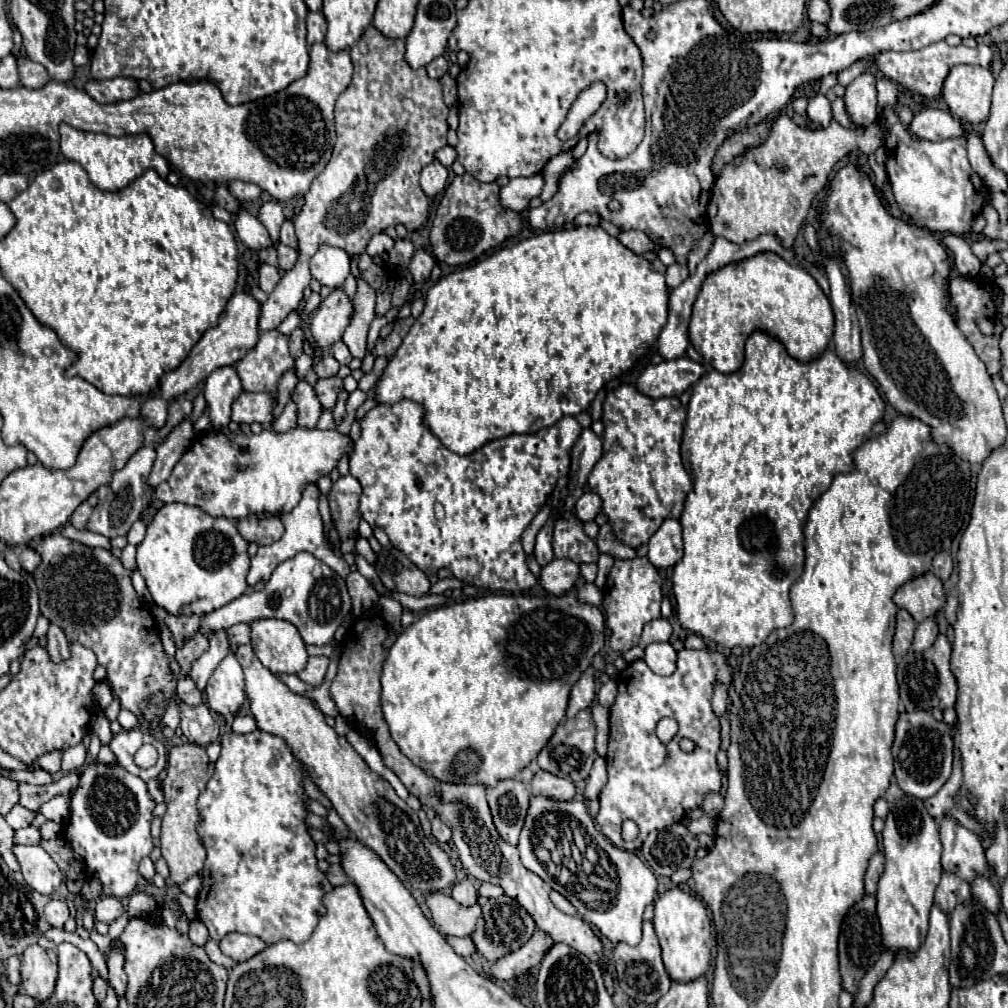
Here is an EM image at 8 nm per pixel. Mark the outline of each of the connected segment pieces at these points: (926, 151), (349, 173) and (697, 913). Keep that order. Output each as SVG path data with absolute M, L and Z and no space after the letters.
M893 107L881 111L879 123L887 129L883 139L887 153L885 167L899 209L913 223L927 227L933 233L967 235L971 231L971 221L989 201L989 189L969 165L967 139L957 137L937 143L927 139L911 139Z
M367 27L361 39L349 49L355 73L351 85L339 95L335 105L335 133L337 133L335 149L323 173L319 173L311 183L305 195L305 205L293 221L299 239L299 259L295 267L283 275L283 279L269 295L269 299L261 305L259 329L263 331L277 329L281 321L299 307L299 301L303 299L303 289L311 281L307 261L321 243L341 247L349 255L359 255L365 251L369 239L377 233L383 233L387 227L395 227L401 223L409 231L415 231L425 223L429 215L429 203L427 195L419 187L417 171L421 171L435 159L433 155L439 147L447 145L449 127L445 119L449 107L443 103L441 81L429 79L425 67L411 69L403 57L403 49L405 41L387 39L375 27Z
M671 887L655 899L653 927L663 949L663 963L673 981L691 981L707 975L711 959L711 921L705 905L681 887Z

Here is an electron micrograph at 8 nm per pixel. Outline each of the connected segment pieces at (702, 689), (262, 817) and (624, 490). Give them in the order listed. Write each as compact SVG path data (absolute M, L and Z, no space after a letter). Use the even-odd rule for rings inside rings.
M711 647L705 649L681 649L677 659L677 669L669 677L655 675L645 661L635 661L625 667L623 673L619 673L617 685L619 693L615 703L611 705L611 737L609 737L609 753L607 753L607 785L603 787L599 801L599 813L597 823L619 849L625 851L639 851L645 837L655 829L665 829L683 819L683 815L695 807L701 807L707 793L719 793L721 789L721 771L717 765L717 751L719 751L719 719L711 711L711 697L715 683L729 685L733 679L733 669L727 663L727 657ZM663 717L673 717L679 723L677 735L669 741L669 745L663 745L655 735L655 725ZM687 737L695 743L693 751L683 751L679 747L679 741ZM623 819L633 819L639 825L639 837L635 841L623 841L621 839L621 823Z
M261 729L247 735L227 731L221 737L221 755L215 763L215 773L197 801L197 835L207 851L201 869L201 889L197 893L197 917L209 929L211 939L221 941L227 933L247 933L263 939L267 945L281 939L303 943L323 917L323 895L333 885L317 867L315 841L305 823L305 817L311 813L307 809L309 797L303 789L303 775L307 773L309 769L295 759L283 737Z
M621 383L615 389L607 391L605 403L603 403L603 457L599 465L591 471L587 485L589 489L603 499L603 513L609 517L609 523L613 525L615 535L629 547L637 549L639 545L647 543L649 537L659 529L659 525L673 517L679 519L683 511L683 501L687 499L687 493L691 491L691 477L683 469L681 463L681 439L683 439L683 427L685 427L687 411L679 403L677 397L669 399L651 399L643 395L633 383Z

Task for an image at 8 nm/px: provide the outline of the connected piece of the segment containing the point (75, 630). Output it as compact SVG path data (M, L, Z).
M59 533L45 535L35 549L41 553L41 563L35 569L41 613L51 623L57 623L67 639L77 639L97 655L99 665L107 669L107 681L119 695L121 707L133 711L143 729L161 729L159 719L147 723L141 717L141 709L151 693L163 691L171 697L175 679L161 639L155 633L155 621L143 609L131 585L131 571L111 551L91 549Z

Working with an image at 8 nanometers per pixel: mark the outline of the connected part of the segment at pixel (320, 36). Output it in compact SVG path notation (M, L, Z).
M311 11L307 15L307 43L313 45L317 41L323 41L327 33L327 21L321 11Z

